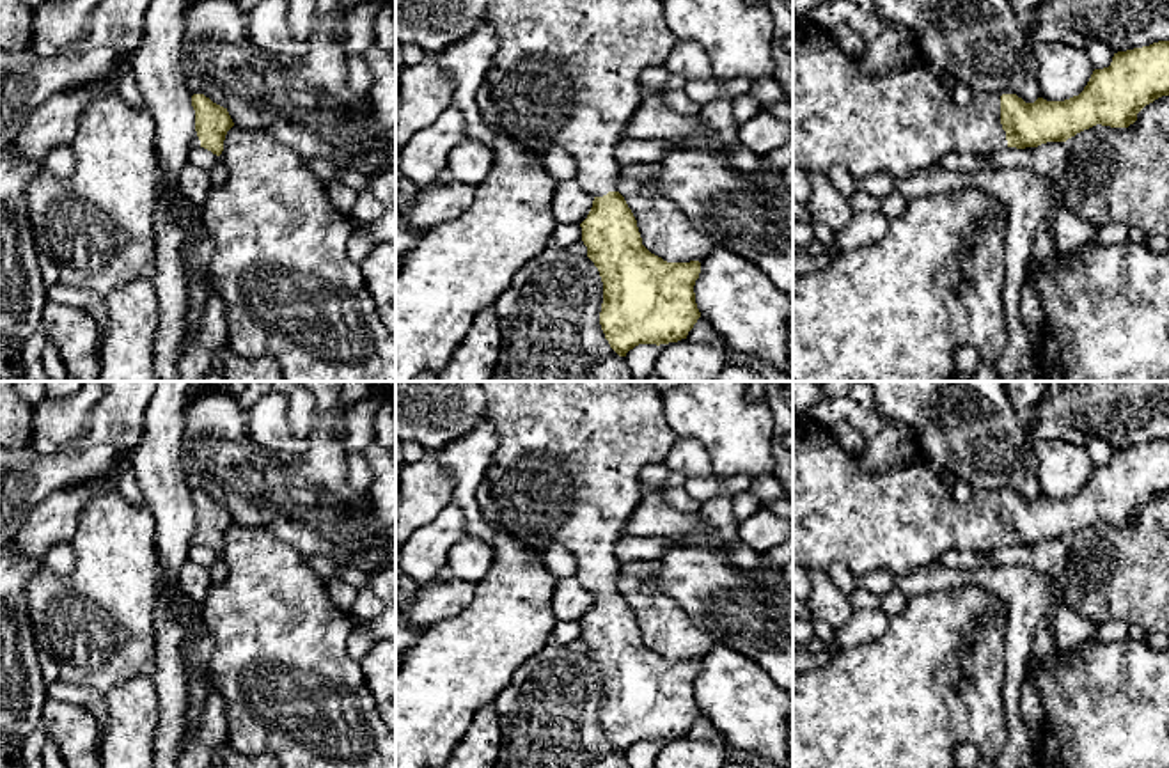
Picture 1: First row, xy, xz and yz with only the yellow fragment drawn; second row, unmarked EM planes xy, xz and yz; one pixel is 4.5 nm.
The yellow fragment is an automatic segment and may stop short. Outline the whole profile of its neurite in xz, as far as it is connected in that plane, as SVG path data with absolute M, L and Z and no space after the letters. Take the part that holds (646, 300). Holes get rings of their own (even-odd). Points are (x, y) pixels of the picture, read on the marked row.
M486 0L486 4L481 27L491 27L498 35L498 48L486 74L491 115L502 131L529 151L541 154L550 149L566 151L577 163L577 183L594 199L580 227L587 257L603 282L600 325L605 339L619 357L626 357L639 344L660 346L686 339L701 317L694 293L701 263L667 263L651 254L642 245L632 209L617 192L621 165L616 145L646 94L639 74L649 66L663 66L678 41L667 25L663 0Z

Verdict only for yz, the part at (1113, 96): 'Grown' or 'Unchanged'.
Grown

